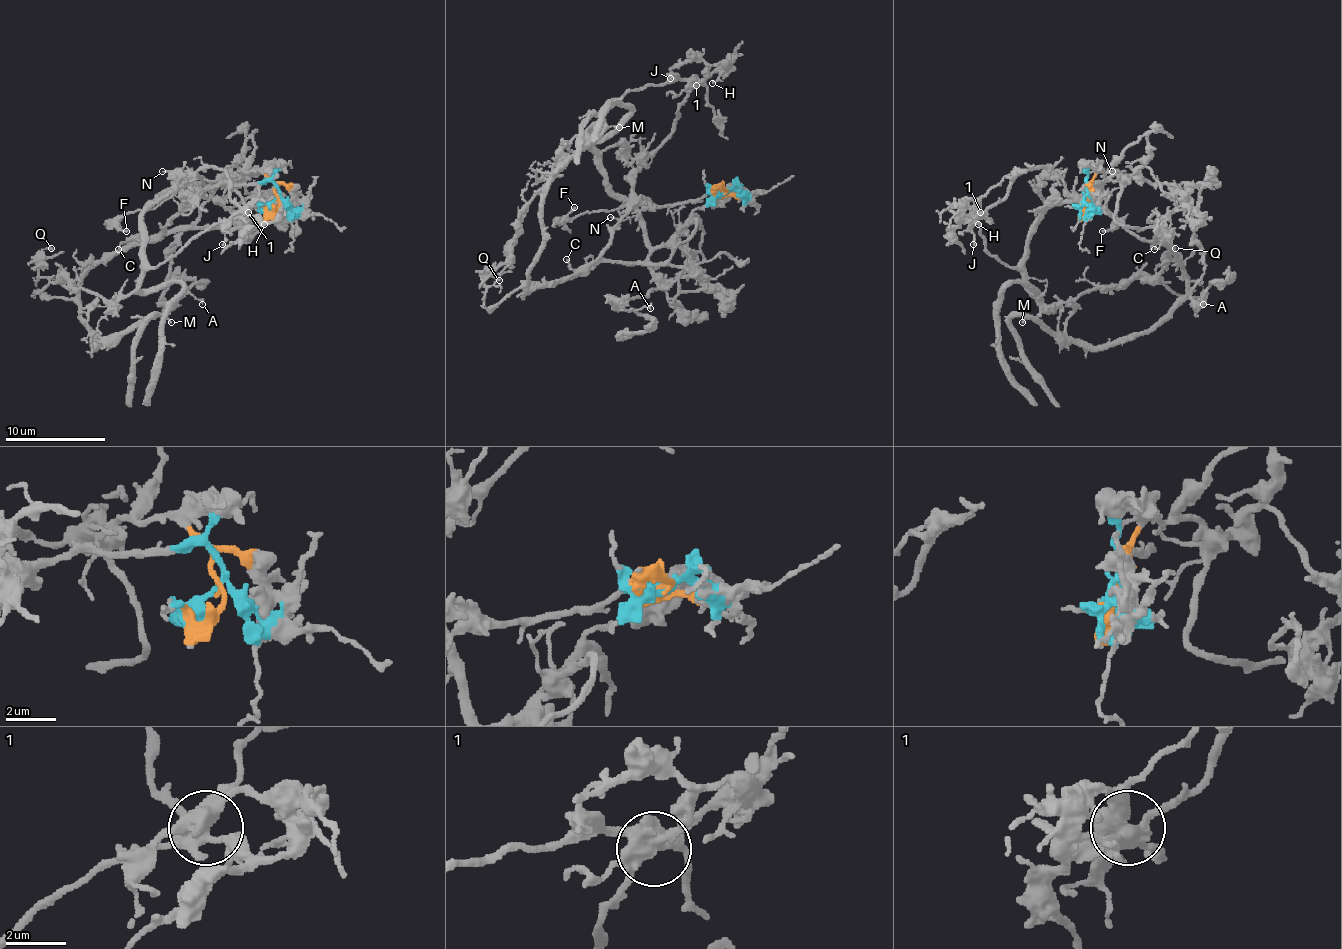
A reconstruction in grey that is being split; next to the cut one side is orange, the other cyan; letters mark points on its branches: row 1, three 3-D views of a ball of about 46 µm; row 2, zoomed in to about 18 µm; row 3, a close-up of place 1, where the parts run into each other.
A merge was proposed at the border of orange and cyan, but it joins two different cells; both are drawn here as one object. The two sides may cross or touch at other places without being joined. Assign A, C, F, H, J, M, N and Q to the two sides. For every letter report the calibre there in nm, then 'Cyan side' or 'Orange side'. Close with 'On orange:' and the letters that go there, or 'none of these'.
A: Thickness 180 nm. Cyan side
C: Thickness 130 nm. Orange side
F: Thickness 160 nm. Cyan side
H: Thickness 100 nm. Orange side
J: Thickness 170 nm. Cyan side
M: Thickness 120 nm. Orange side
N: Thickness 120 nm. Cyan side
Q: Thickness 150 nm. Orange side
On orange: C, H, M, Q

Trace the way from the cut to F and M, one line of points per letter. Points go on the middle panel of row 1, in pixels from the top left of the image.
F: (727, 191), (707, 191), (699, 199), (672, 206), (627, 204), (585, 211), (570, 219), (575, 206)
M: (727, 191), (699, 206), (664, 261), (587, 263), (527, 291), (545, 186), (619, 126)

